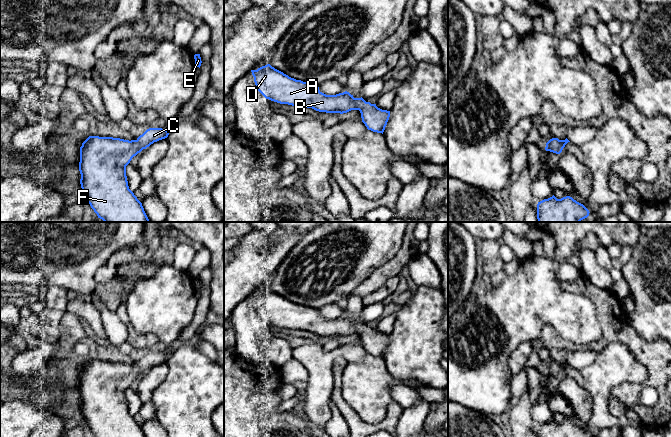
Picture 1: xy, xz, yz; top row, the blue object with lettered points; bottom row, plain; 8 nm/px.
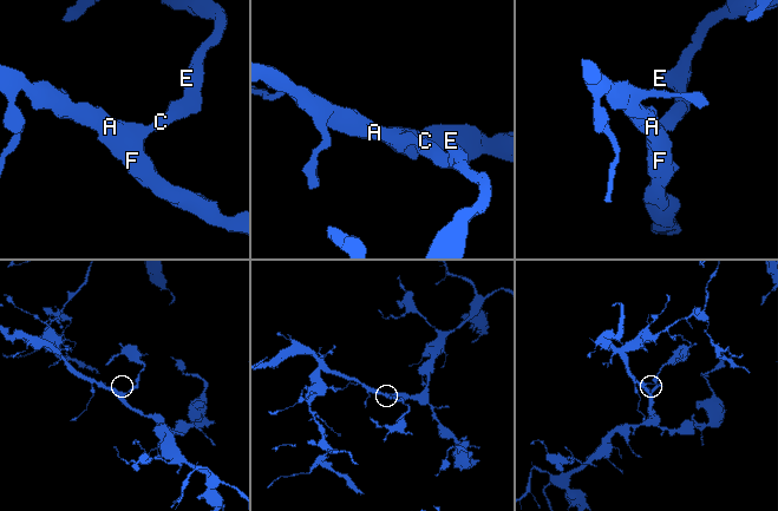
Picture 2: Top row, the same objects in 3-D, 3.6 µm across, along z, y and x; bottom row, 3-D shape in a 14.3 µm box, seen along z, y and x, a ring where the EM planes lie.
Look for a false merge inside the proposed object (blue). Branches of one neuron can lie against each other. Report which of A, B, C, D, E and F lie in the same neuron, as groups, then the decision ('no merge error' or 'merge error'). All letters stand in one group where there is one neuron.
groups A B C D E F; no merge error

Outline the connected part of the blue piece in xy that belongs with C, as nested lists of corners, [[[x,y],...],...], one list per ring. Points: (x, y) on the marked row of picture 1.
[[[149,128],[136,140],[89,136],[80,147],[80,184],[87,202],[104,222],[150,222],[142,203],[129,189],[126,166],[132,158],[154,142],[168,137],[170,131]]]

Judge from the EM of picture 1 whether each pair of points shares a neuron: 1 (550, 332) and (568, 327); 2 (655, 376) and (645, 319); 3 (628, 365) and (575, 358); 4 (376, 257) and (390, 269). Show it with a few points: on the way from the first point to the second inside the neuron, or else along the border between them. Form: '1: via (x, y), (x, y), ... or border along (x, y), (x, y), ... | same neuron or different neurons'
1: border along (539, 336), (550, 325), (575, 343) | different neurons
2: border along (630, 326), (646, 339), (660, 339) | different neurons
3: border along (598, 353), (591, 363), (580, 370) | different neurons
4: border along (401, 247), (388, 261), (366, 278) | different neurons

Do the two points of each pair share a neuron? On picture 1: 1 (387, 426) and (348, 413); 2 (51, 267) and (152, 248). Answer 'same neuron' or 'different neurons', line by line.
1: same neuron
2: different neurons

